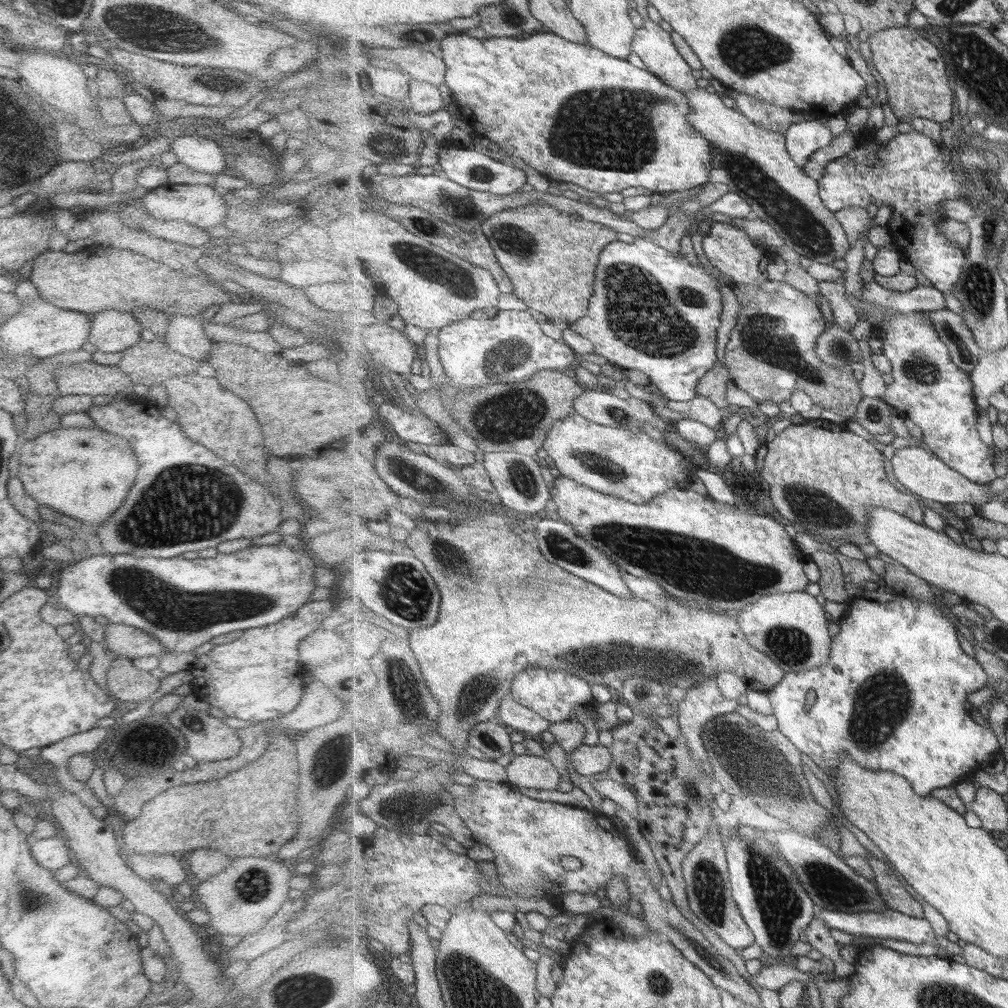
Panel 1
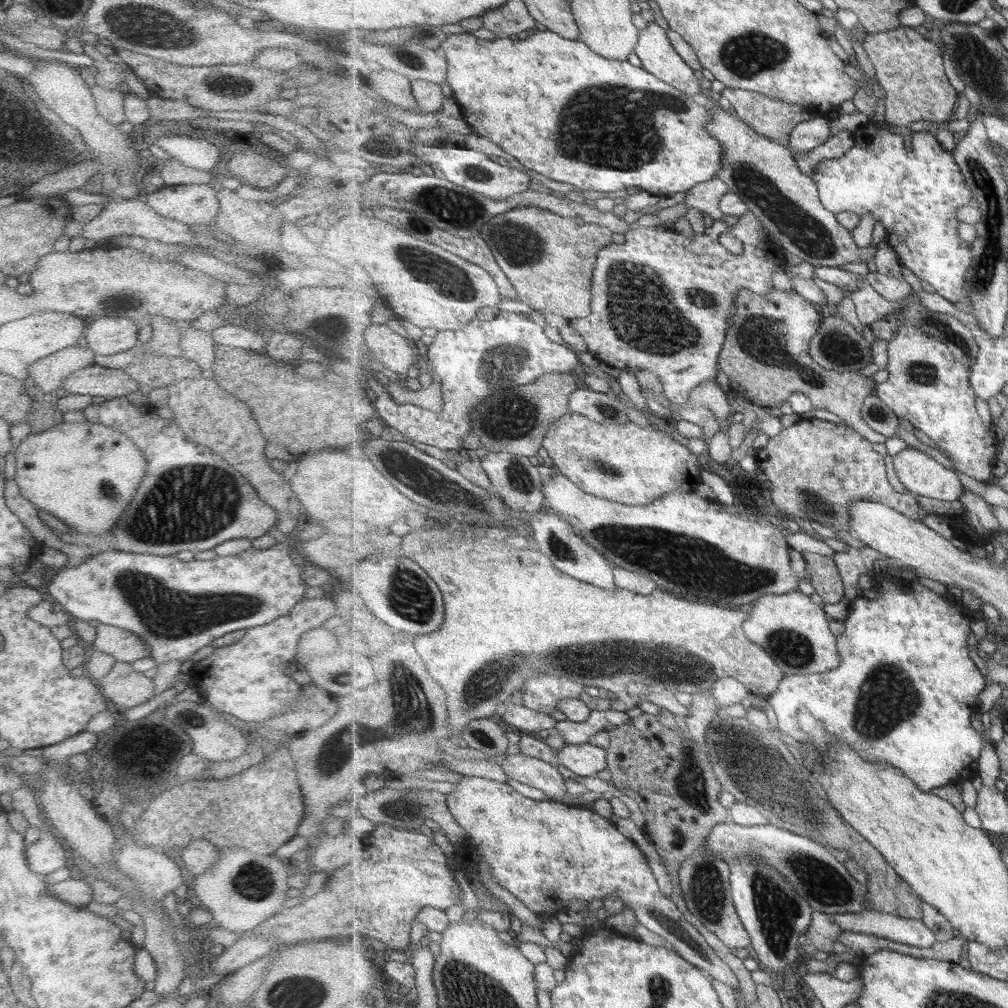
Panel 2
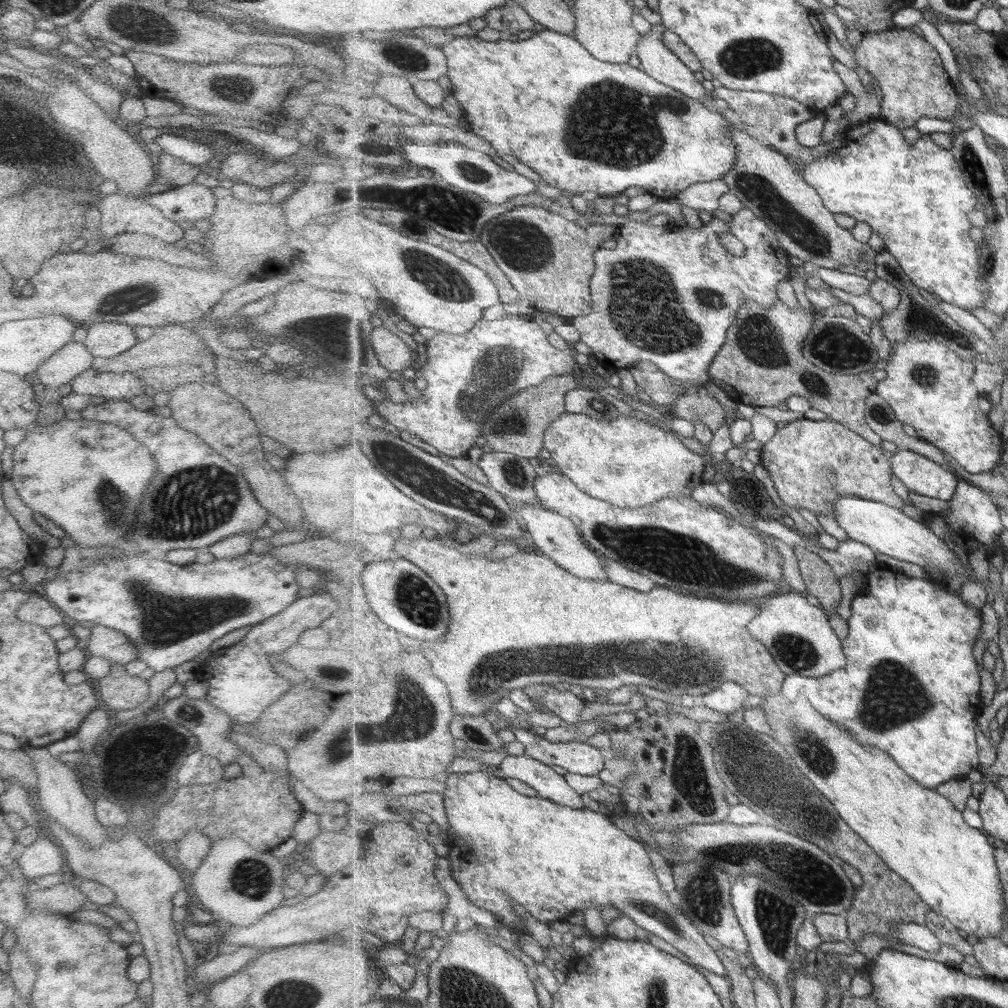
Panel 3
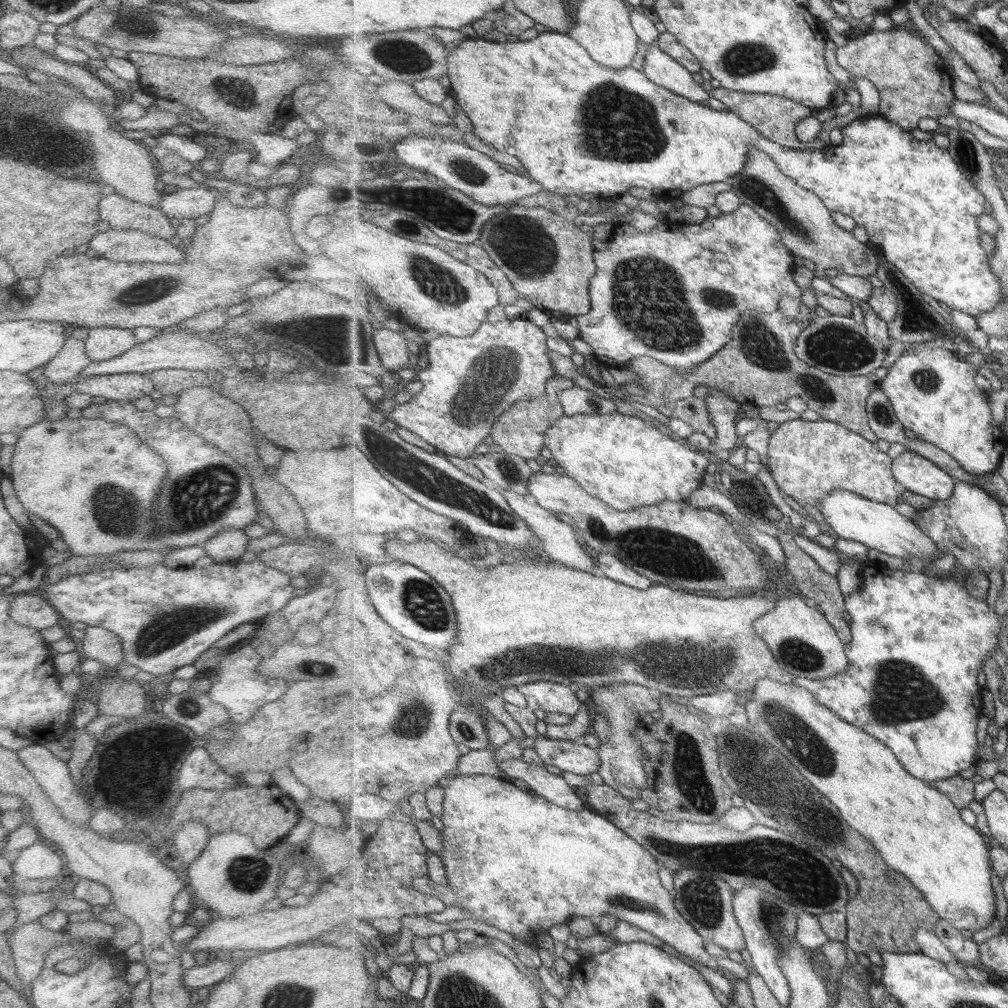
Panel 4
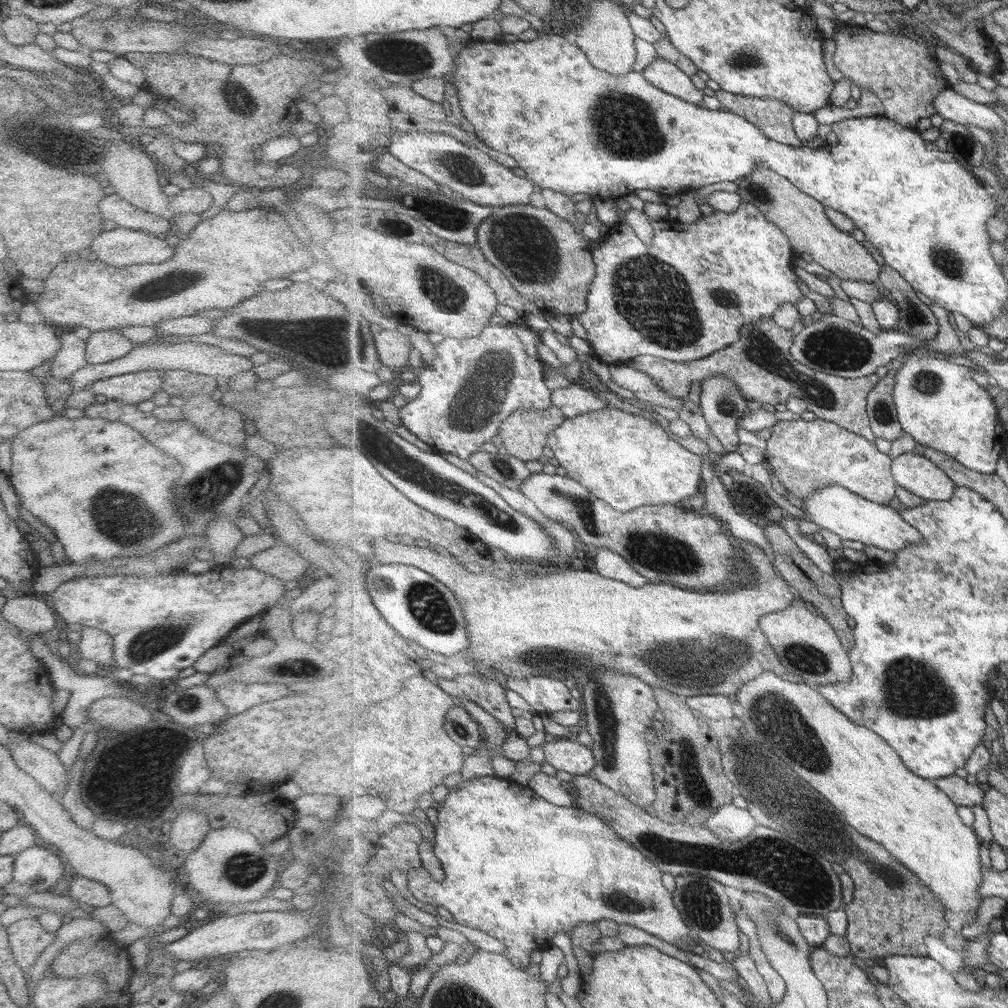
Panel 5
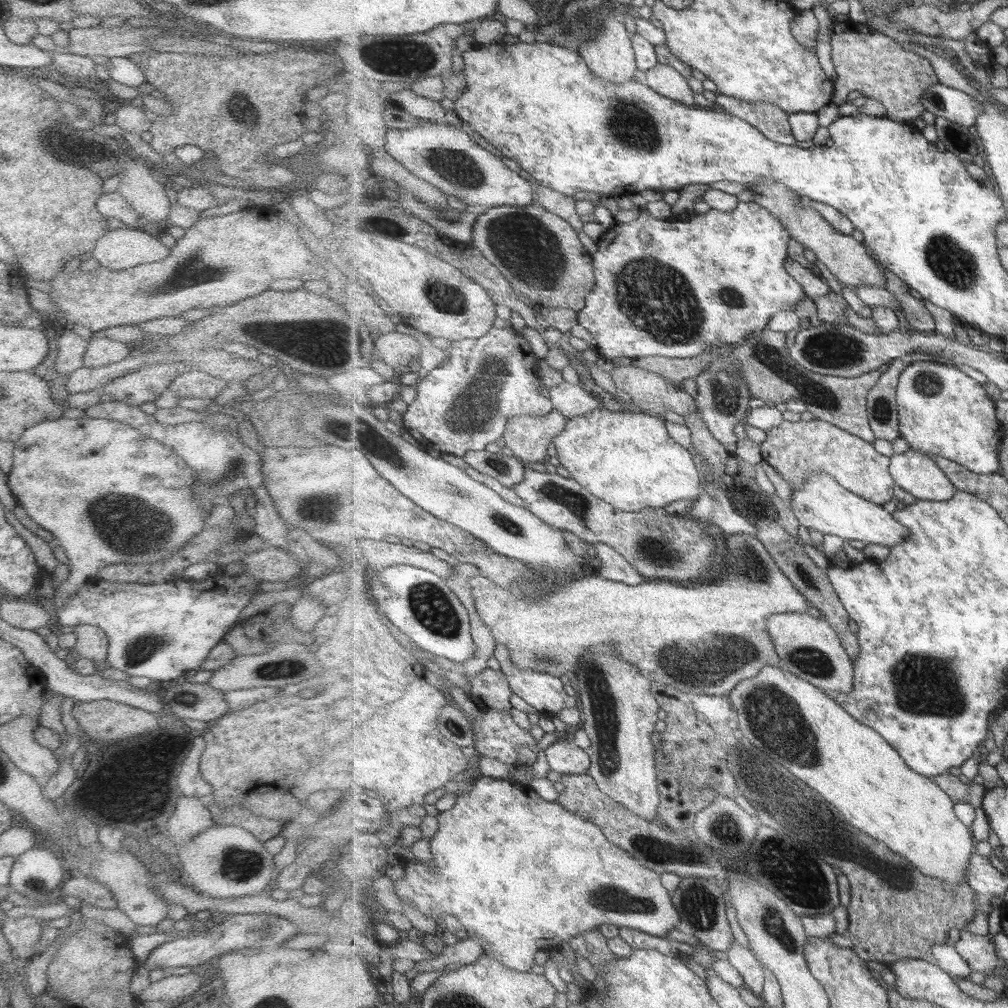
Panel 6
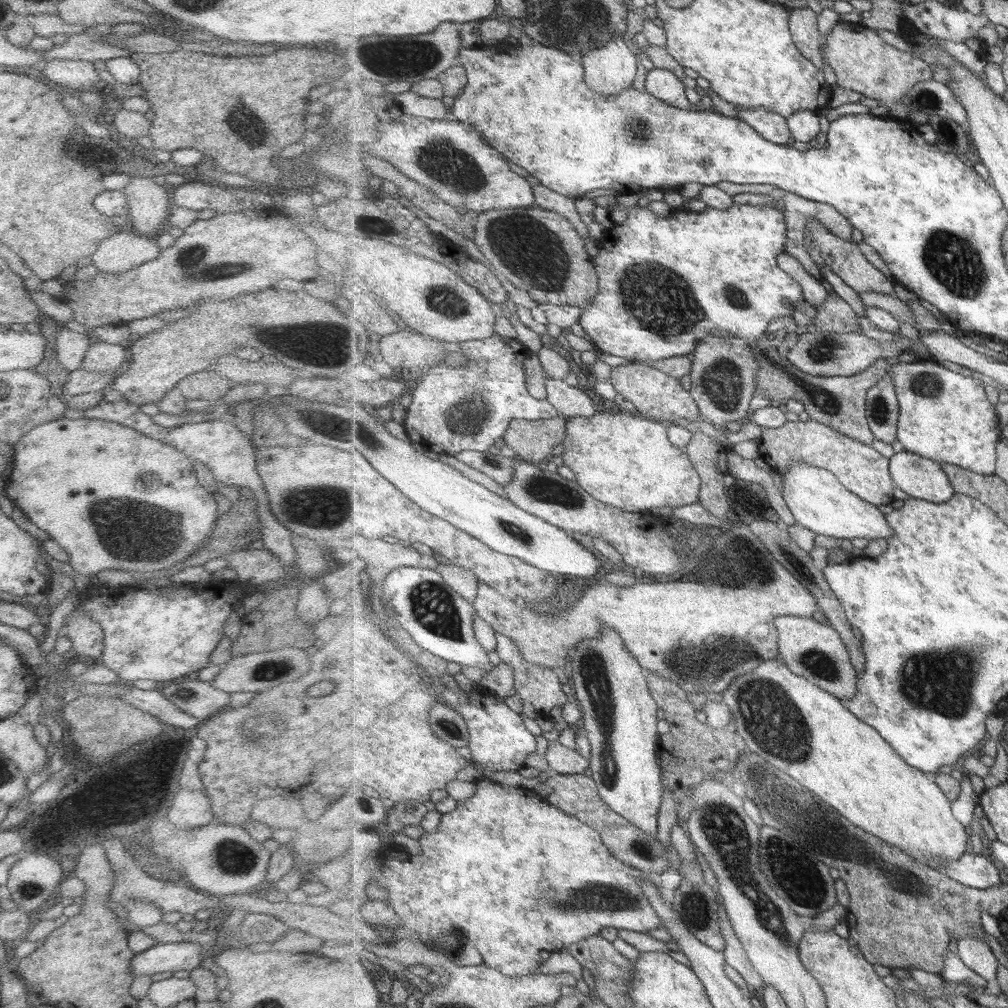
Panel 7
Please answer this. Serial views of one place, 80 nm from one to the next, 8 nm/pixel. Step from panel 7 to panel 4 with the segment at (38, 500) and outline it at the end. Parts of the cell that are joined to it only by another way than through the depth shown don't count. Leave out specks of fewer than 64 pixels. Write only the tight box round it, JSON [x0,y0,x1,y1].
[8,417,167,557]

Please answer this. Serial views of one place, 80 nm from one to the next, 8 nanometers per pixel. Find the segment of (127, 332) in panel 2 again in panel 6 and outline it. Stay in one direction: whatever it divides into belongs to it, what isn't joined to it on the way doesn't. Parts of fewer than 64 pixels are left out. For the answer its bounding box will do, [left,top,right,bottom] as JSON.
[83,335,133,368]

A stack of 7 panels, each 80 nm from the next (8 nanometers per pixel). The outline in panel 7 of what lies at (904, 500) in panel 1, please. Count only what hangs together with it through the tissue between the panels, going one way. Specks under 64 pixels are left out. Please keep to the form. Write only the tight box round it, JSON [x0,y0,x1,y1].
[757,418,896,505]

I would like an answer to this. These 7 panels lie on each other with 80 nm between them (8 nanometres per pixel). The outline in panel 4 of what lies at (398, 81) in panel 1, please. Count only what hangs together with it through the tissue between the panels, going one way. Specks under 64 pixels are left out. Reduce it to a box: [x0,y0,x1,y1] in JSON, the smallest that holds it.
[379,82,452,126]

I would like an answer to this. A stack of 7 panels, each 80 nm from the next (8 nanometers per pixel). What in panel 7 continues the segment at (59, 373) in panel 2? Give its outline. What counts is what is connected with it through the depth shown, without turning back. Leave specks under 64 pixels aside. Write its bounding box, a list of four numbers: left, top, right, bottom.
[53,327,93,372]

